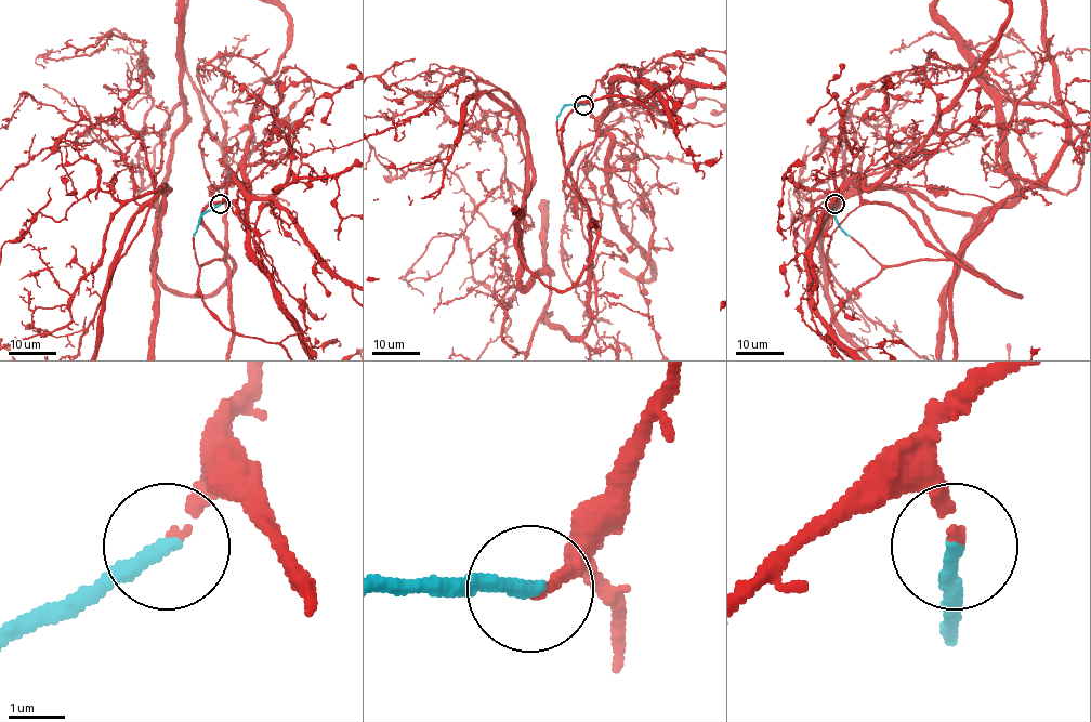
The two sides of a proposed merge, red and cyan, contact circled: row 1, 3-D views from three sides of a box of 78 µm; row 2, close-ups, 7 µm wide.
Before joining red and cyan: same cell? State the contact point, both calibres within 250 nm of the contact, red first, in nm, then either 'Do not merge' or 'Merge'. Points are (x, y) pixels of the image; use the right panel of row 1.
Place: (835, 204). Thickness 140 nm (red) against 300 nm. Merge

